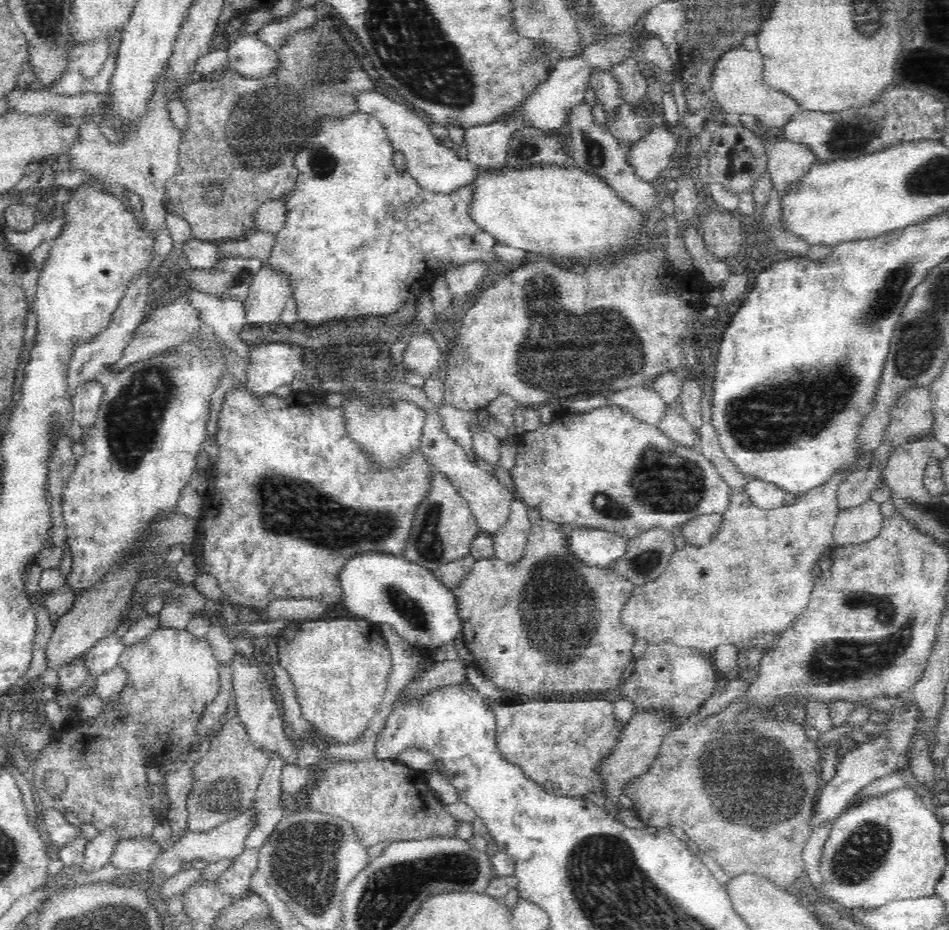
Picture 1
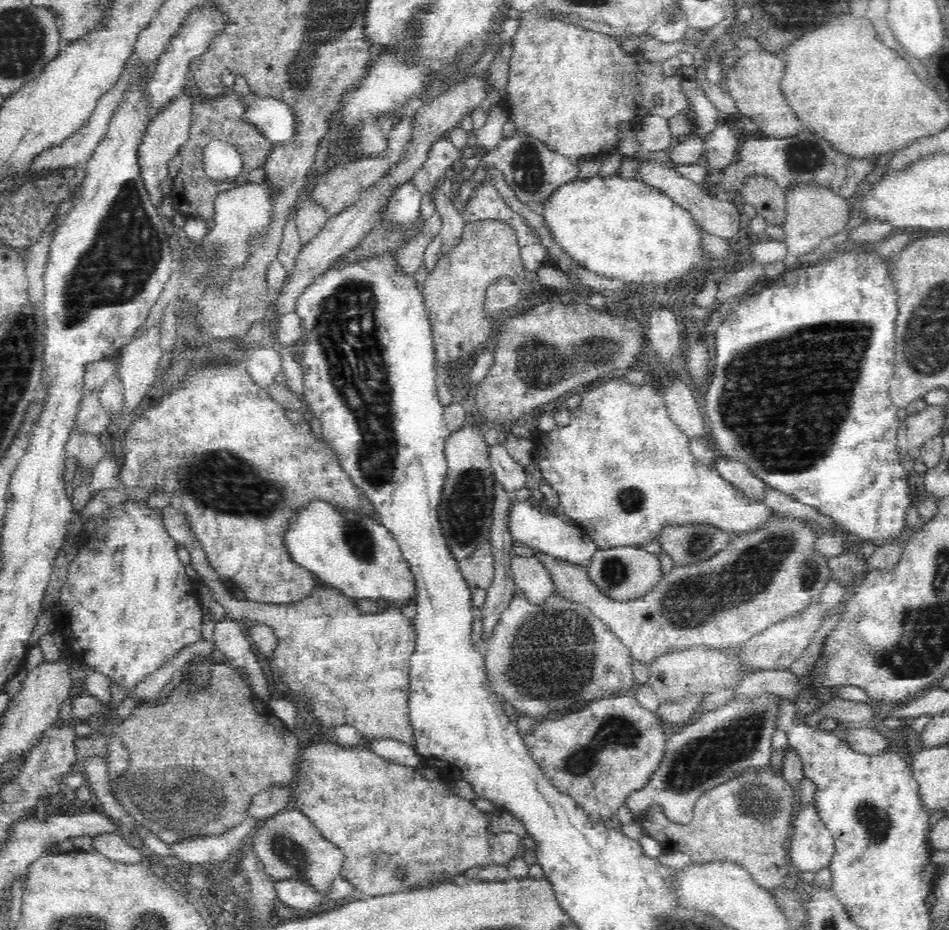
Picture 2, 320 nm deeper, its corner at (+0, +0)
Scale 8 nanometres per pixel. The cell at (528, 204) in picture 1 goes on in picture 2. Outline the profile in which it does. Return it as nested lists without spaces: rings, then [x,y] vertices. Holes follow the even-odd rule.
[[[598,174],[583,179],[576,177],[558,185],[539,213],[554,244],[569,256],[569,260],[600,276],[624,282],[667,284],[673,278],[682,280],[687,274],[693,275],[700,265],[707,270],[712,262],[712,258],[701,250],[699,232],[702,230],[691,220],[688,211],[680,209],[666,195],[638,178],[617,175],[606,178]]]

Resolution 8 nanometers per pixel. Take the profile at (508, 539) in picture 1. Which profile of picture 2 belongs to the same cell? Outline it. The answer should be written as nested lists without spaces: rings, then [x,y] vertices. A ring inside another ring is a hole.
[[[513,557],[511,572],[516,590],[528,598],[529,602],[542,604],[548,596],[557,592],[552,579],[540,560],[528,557]]]

